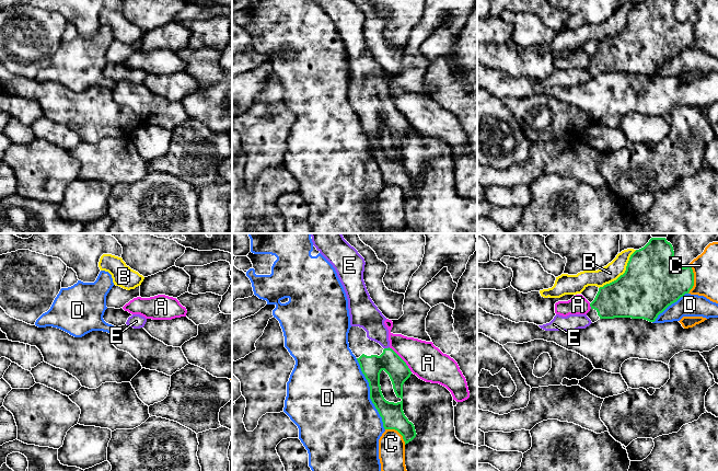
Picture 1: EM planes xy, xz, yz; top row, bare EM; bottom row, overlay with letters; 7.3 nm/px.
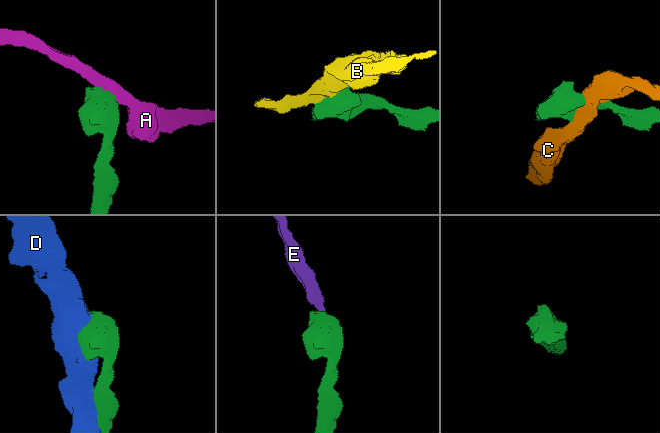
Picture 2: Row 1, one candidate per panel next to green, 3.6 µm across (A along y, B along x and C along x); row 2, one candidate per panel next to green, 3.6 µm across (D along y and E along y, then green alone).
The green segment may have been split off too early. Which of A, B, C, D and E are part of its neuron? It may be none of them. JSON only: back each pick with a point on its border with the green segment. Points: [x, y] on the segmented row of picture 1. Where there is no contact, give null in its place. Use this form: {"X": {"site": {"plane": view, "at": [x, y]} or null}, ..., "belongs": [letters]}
{"E": {"site": {"plane": "xz", "at": [386, 348]}}, "belongs": ["E"]}

